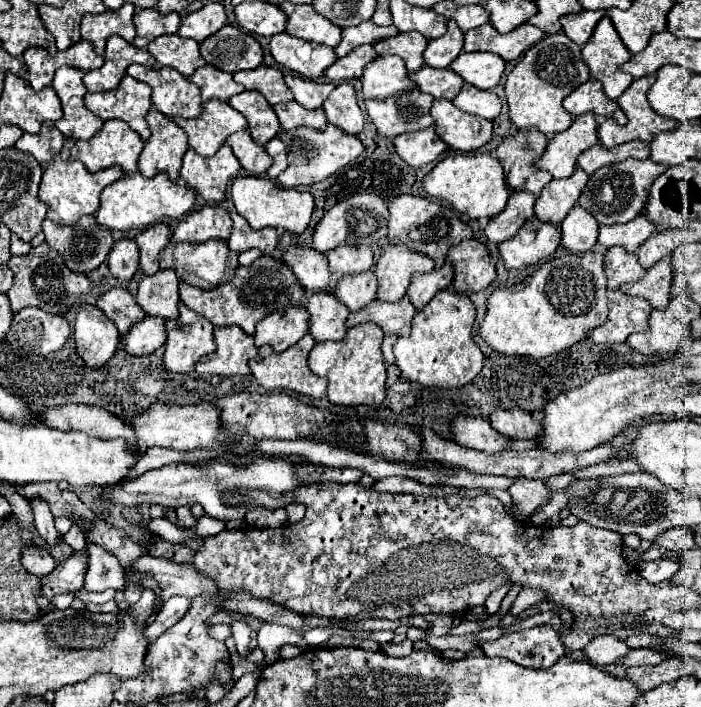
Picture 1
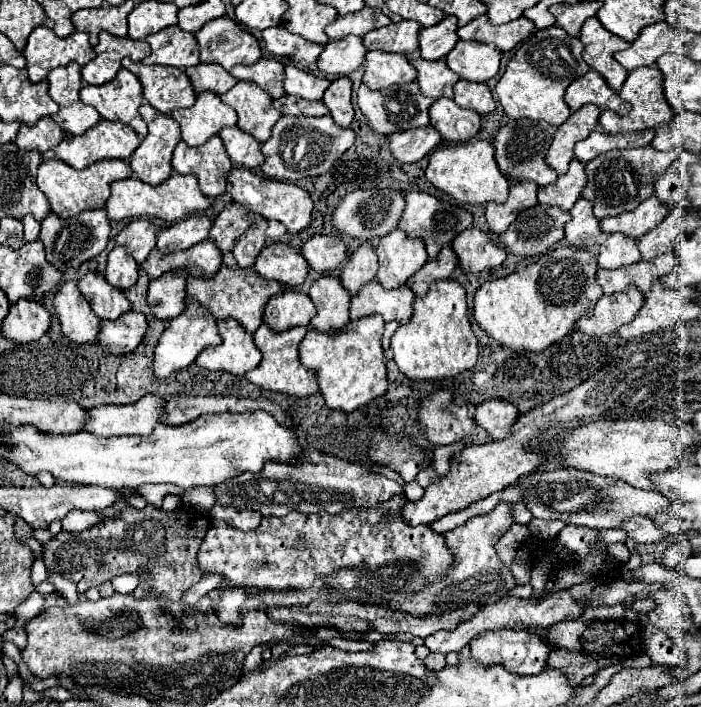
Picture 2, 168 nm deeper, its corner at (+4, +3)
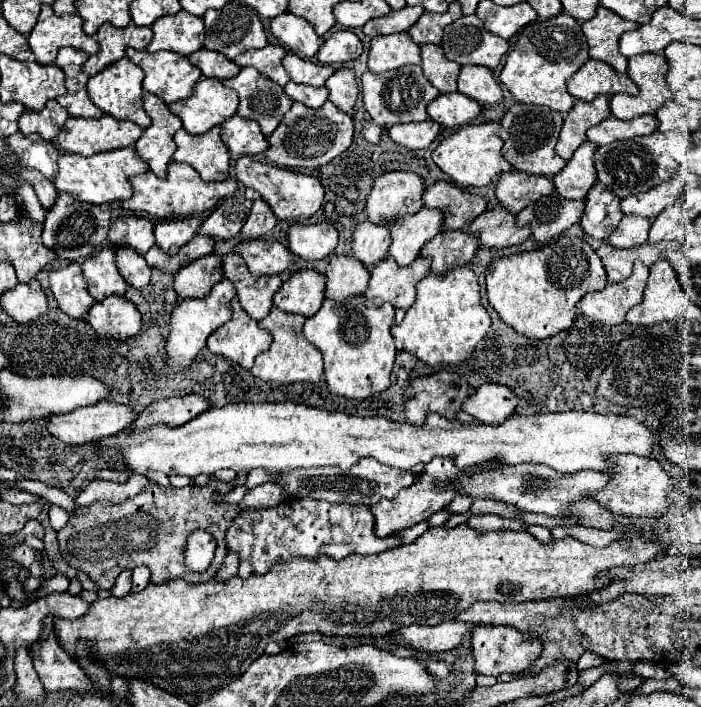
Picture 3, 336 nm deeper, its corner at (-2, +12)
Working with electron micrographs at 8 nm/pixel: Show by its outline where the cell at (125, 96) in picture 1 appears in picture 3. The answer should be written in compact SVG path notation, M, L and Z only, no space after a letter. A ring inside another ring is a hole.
M127 56L121 58L119 62L107 66L103 72L99 72L97 76L91 76L89 82L87 82L87 92L91 96L91 100L107 114L111 116L123 116L119 120L131 120L135 124L139 124L141 128L149 128L151 124L151 118L147 116L147 112L143 110L143 88L141 88L141 82L143 82L143 70L131 62Z

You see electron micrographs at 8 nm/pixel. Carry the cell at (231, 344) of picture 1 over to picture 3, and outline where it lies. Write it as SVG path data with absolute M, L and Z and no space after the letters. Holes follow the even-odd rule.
M237 298L231 300L231 308L231 320L209 336L207 348L213 354L237 362L241 368L249 370L253 366L255 356L269 350L271 336L263 332L257 322L247 316L247 312L243 312Z

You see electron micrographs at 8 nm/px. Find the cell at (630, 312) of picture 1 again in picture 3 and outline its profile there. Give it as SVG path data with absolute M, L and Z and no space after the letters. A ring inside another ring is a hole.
M635 262L635 270L627 280L619 284L607 284L603 290L583 296L577 304L579 314L609 326L625 322L627 310L631 310L643 300L647 278L649 278L649 268Z

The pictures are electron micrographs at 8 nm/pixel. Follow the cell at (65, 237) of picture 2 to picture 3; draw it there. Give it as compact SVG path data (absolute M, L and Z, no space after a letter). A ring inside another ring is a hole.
M59 194L53 208L47 210L47 220L43 224L43 244L55 250L59 258L75 262L79 258L91 256L93 250L107 240L109 224L111 224L109 204L87 204L75 200L71 194Z

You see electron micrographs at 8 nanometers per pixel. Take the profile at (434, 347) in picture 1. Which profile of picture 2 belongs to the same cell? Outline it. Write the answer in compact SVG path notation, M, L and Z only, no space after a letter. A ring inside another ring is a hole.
M453 279L435 281L427 295L413 303L413 317L391 337L393 359L409 379L447 379L469 371L477 363L479 339L471 329L465 289Z

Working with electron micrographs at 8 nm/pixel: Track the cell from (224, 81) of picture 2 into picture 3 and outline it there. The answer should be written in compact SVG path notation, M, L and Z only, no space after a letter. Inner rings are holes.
M201 48L199 52L191 54L189 62L193 66L197 66L203 72L203 76L207 76L207 78L225 80L225 78L231 78L231 76L239 74L239 66L235 62L231 62L223 54L211 52L207 48Z

